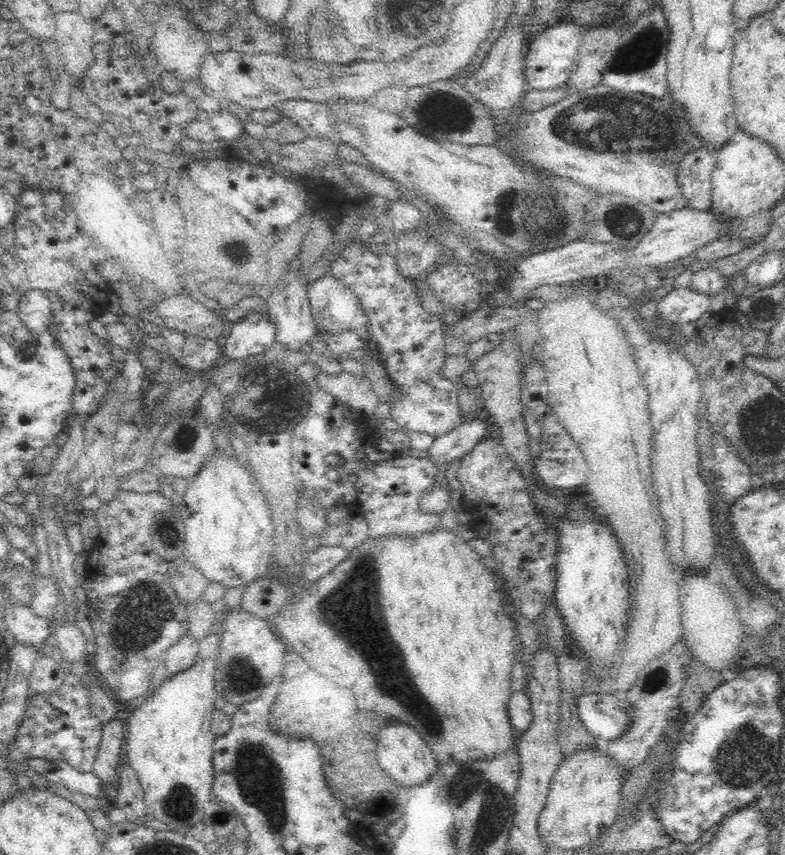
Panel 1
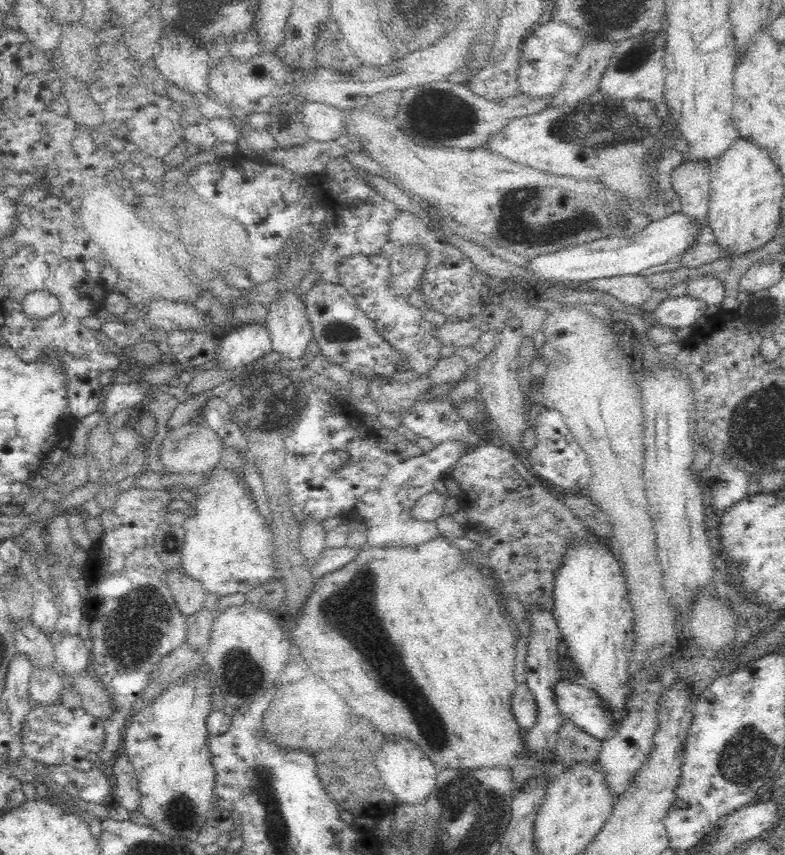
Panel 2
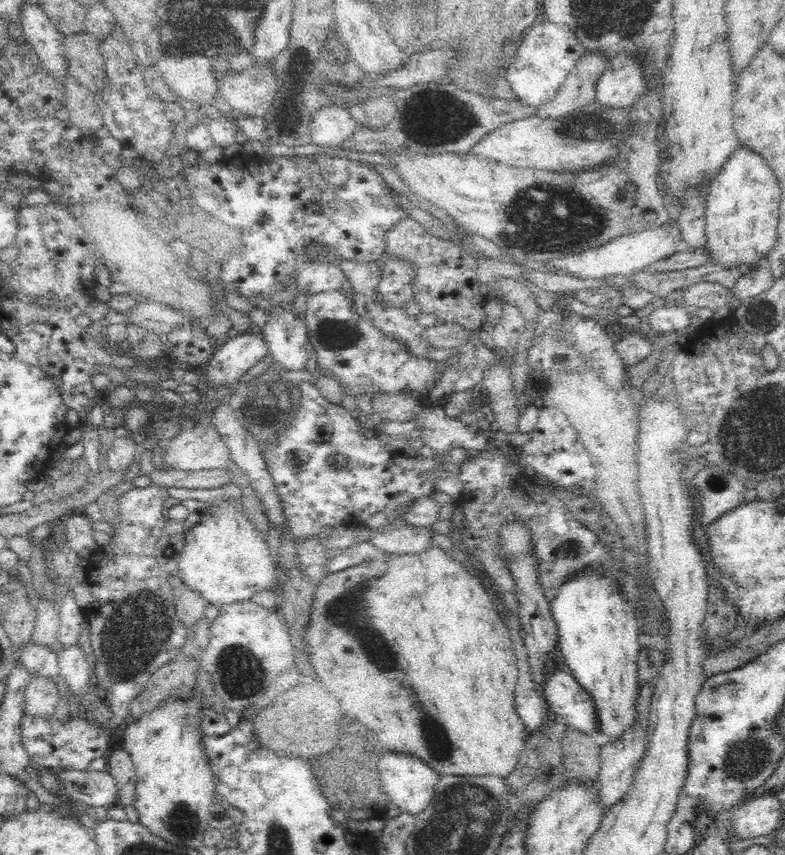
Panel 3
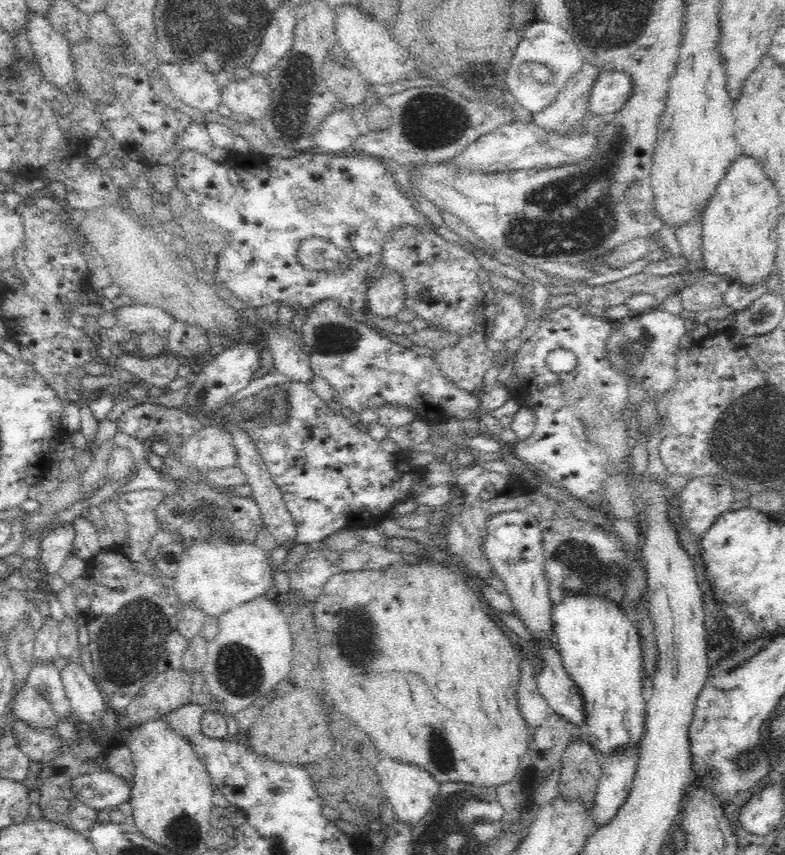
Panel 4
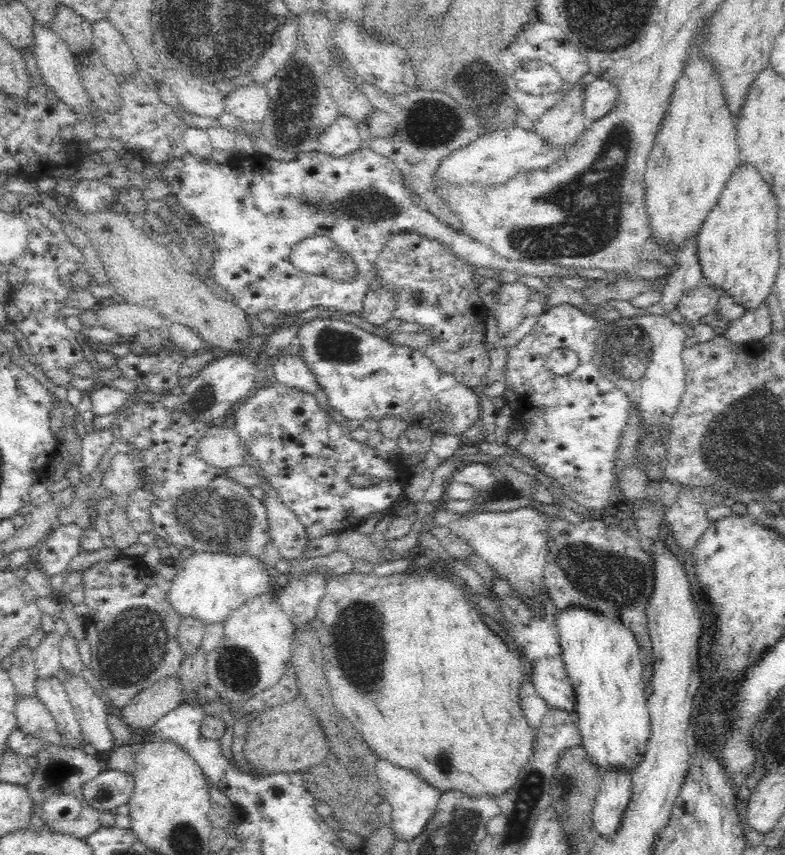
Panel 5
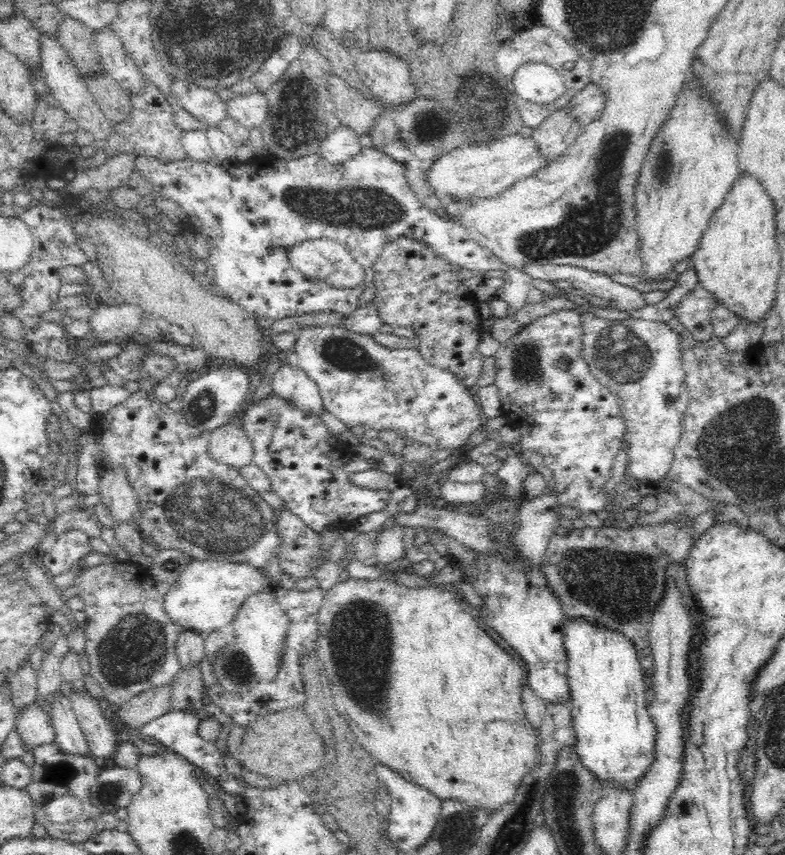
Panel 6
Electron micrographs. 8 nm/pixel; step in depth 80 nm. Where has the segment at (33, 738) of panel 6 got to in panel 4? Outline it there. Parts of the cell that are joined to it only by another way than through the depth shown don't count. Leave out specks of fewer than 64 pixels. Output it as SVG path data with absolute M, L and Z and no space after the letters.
M24 686L14 696L12 707L14 716L28 723L32 728L56 728L59 720L50 701L38 687Z

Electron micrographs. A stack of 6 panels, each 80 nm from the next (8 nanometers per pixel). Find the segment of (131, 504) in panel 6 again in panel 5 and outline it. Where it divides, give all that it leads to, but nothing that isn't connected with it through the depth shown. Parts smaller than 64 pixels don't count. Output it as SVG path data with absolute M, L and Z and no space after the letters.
M122 452L112 455L101 484L112 493L111 498L115 500L114 509L126 512L130 493L138 487L138 483L134 465L128 454Z

